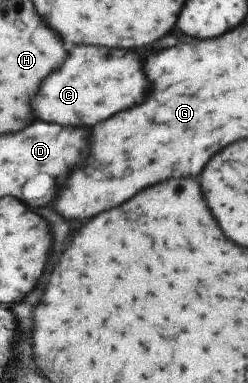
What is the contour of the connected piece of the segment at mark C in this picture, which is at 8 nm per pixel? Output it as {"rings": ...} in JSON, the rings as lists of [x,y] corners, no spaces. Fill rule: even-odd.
{"rings":[[[75,47],[63,67],[49,75],[33,99],[33,113],[47,123],[93,127],[111,115],[141,105],[151,87],[135,51],[107,49],[107,47]]]}

